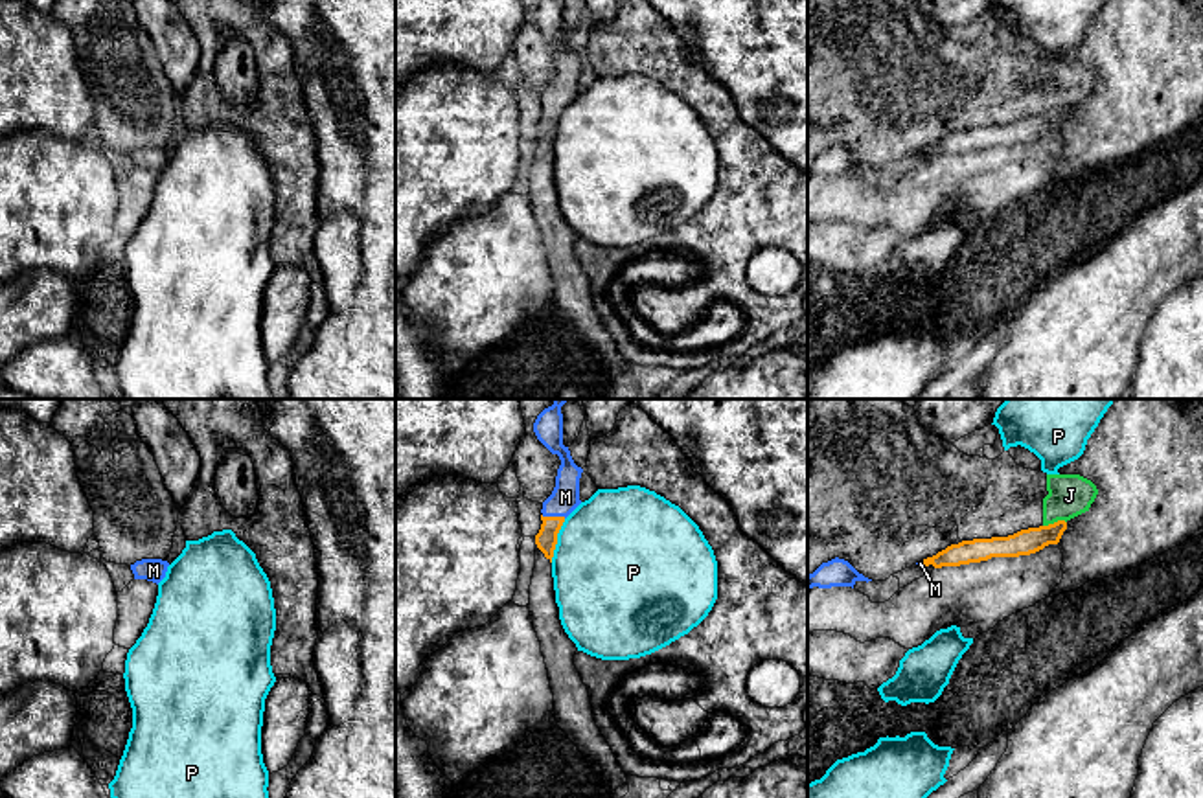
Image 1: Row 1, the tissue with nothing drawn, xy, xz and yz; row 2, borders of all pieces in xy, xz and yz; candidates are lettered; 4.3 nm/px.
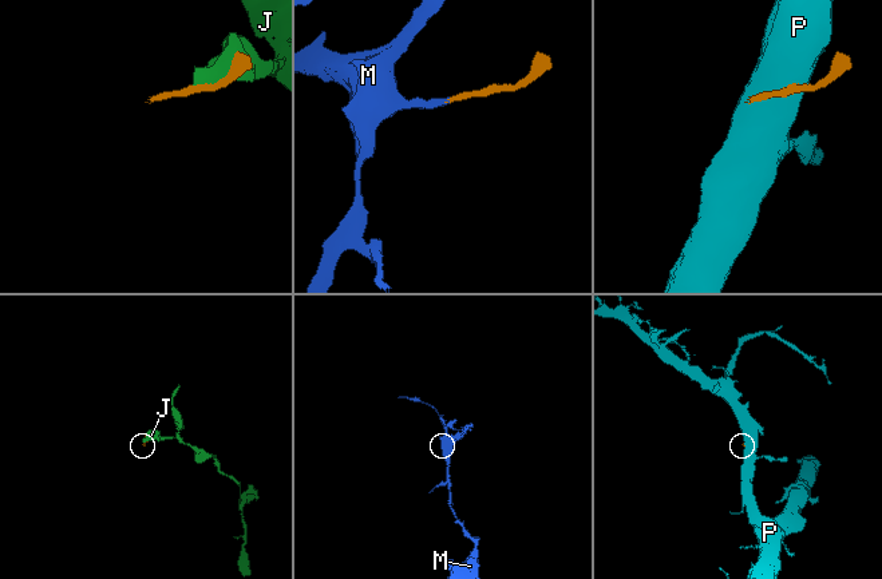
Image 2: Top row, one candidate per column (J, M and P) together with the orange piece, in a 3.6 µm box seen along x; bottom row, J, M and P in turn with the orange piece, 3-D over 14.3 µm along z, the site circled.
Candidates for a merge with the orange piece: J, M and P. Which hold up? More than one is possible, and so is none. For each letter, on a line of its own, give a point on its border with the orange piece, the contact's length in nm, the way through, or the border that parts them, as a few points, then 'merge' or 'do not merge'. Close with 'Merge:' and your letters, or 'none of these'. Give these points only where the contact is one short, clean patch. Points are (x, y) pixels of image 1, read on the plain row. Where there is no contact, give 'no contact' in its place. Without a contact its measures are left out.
J: yz (1054, 111) | 110 nm | do not merge
M: xz (554, 105) | 110 nm | merge
P: xz (556, 129) | 200 nm | do not merge
Merge: M

